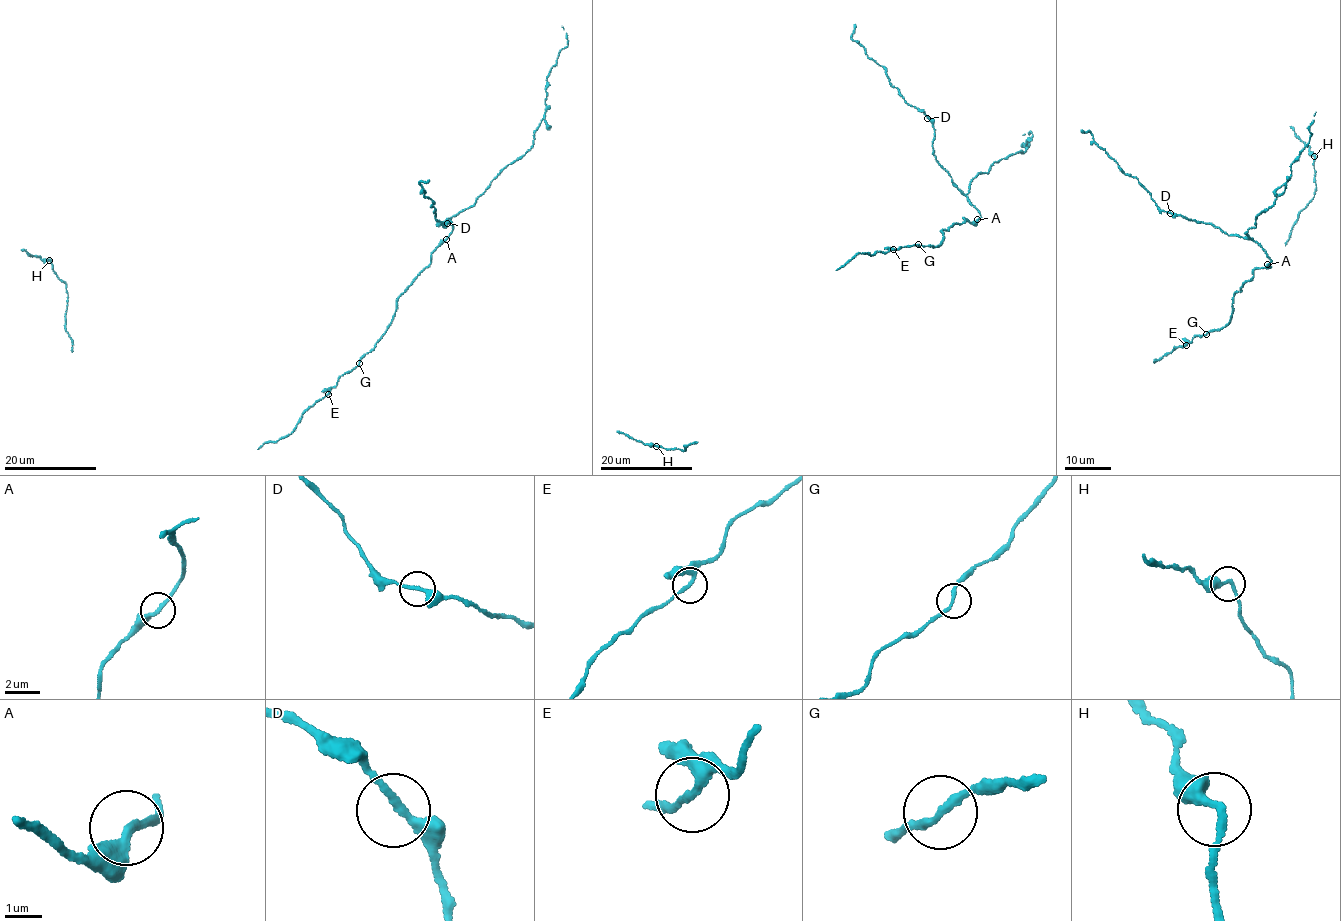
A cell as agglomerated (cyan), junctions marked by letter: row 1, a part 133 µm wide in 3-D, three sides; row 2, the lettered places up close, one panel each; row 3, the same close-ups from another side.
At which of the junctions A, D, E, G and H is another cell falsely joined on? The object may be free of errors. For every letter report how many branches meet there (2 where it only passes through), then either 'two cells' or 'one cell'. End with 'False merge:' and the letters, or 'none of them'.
A: 2 branches meet; one cell
D: 2 branches meet; one cell
E: 2 branches meet; one cell
G: 2 branches meet; one cell
H: 2 branches meet; one cell
False merge: none of them

